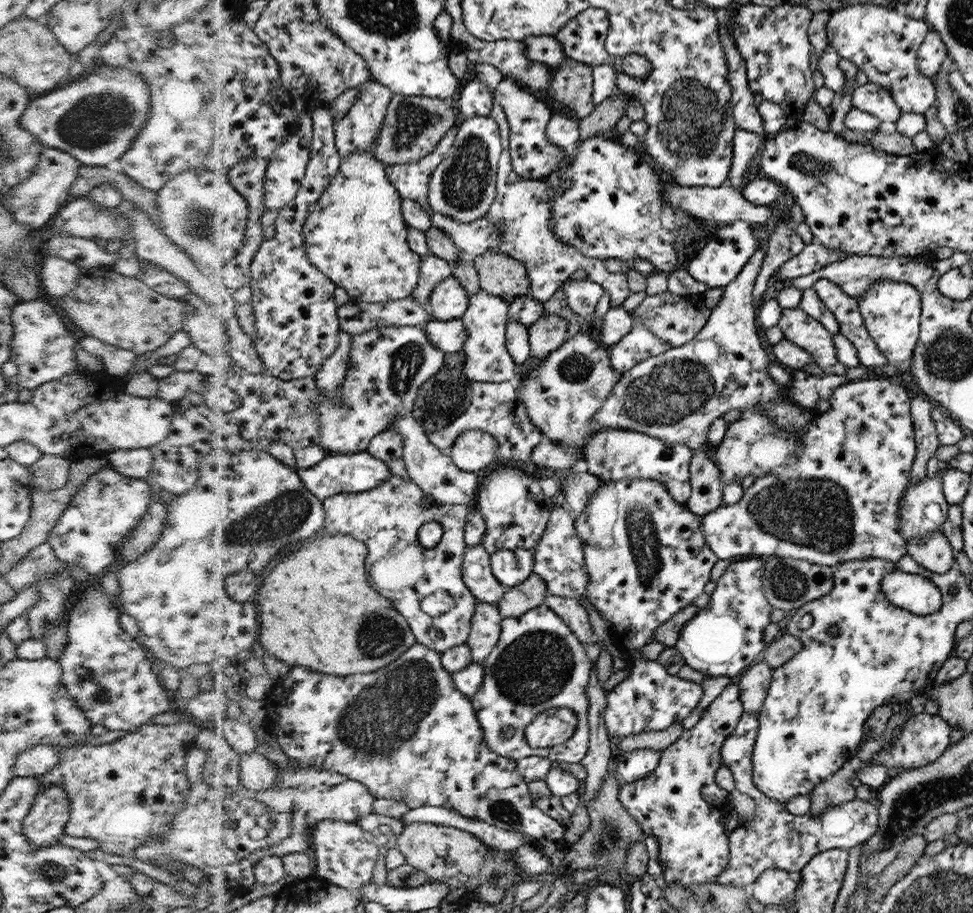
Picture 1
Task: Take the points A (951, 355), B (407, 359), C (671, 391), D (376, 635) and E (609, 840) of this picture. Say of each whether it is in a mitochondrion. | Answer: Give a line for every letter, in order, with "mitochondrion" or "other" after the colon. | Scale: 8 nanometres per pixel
A: mitochondrion
B: mitochondrion
C: mitochondrion
D: mitochondrion
E: mitochondrion

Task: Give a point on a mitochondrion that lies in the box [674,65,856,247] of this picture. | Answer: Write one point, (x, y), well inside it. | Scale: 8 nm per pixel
(820, 168)

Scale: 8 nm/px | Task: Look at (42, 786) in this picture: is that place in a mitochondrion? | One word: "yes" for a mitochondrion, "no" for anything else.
no

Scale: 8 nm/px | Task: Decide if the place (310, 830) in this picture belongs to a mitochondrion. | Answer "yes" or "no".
no

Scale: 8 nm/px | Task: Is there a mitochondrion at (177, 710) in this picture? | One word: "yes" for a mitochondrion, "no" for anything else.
no

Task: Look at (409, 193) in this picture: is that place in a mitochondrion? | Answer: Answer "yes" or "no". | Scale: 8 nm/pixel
no

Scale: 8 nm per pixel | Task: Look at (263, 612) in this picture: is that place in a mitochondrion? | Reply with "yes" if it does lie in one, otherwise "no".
no

